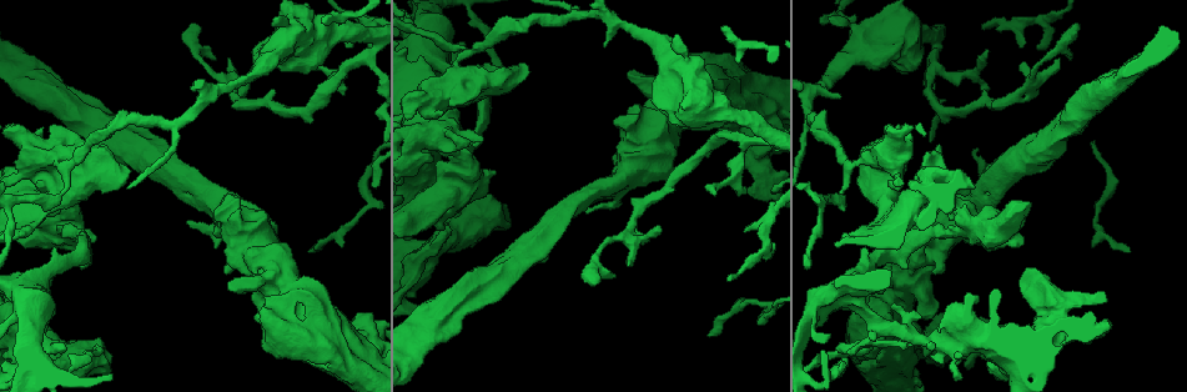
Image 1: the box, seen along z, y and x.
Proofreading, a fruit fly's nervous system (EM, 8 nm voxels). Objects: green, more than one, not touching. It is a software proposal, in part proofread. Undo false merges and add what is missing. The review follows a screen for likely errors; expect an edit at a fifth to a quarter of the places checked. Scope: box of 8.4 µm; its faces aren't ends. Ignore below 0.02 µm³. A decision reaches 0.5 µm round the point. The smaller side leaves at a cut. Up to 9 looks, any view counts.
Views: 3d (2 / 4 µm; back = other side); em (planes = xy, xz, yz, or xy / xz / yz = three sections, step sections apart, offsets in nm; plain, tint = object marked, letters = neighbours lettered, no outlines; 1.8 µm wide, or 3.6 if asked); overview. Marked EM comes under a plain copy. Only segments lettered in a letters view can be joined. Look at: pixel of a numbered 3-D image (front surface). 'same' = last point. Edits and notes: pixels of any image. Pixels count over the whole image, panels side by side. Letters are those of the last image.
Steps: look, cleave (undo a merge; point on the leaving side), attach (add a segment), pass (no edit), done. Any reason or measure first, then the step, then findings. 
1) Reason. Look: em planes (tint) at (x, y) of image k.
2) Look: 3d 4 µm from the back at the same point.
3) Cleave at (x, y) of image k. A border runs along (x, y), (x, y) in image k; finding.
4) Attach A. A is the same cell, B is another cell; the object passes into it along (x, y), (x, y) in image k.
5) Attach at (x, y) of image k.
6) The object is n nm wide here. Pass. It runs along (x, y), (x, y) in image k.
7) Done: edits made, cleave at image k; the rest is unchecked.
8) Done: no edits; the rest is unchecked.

Thin end. Look: 3d 2 µm at (746, 191) of image 1.

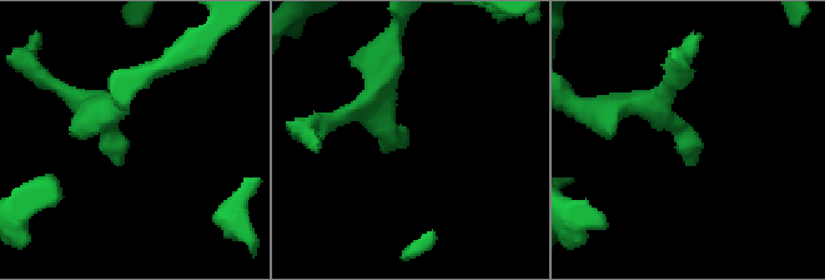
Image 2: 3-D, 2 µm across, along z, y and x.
Look: em xy step 8 (tint) at (404, 142) of image 2.

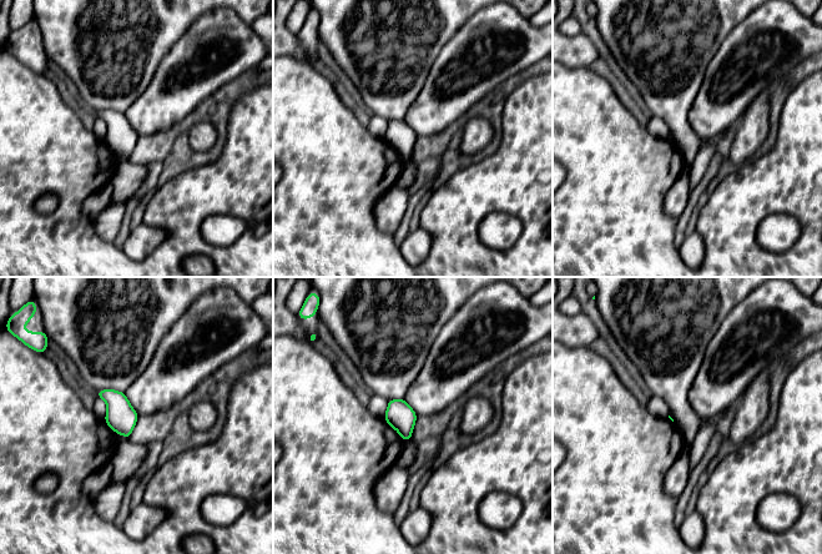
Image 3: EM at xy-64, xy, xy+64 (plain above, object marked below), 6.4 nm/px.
Look: em yz step 16 (letters) at the same point.

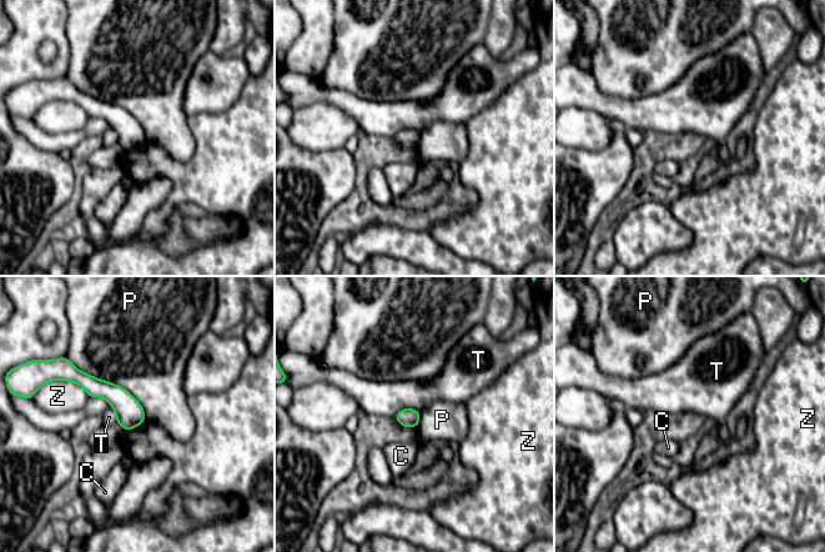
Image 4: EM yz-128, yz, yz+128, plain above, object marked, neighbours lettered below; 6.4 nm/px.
The object is 130 nm wide here; the longest contact is with P, 600 nm. Pass. C, P, T and Z are other cells; none of them fits.

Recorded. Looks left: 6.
Two arms at a narrow angle. Look: em 3.6 µm yz step 8 (tint) at (40, 209) of image 1.

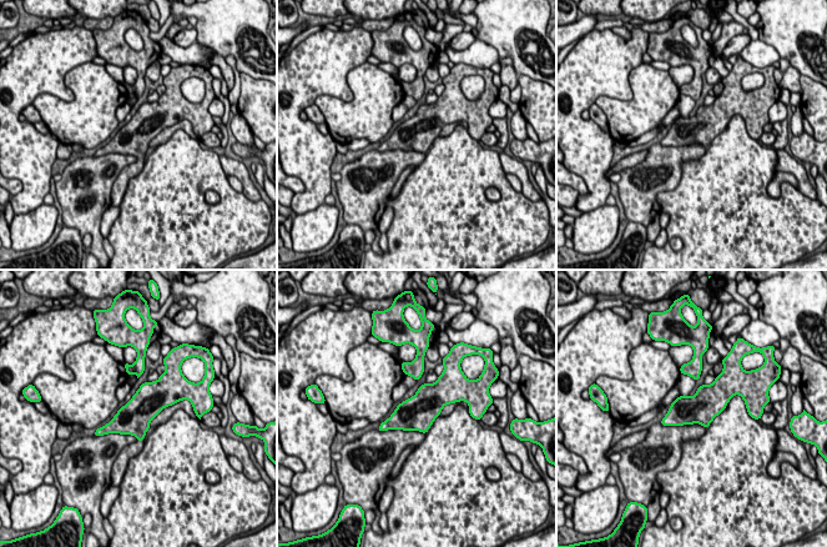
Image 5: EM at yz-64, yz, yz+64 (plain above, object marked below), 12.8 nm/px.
Look: em 3.6 µm yz step 8 (letters) at the same point.

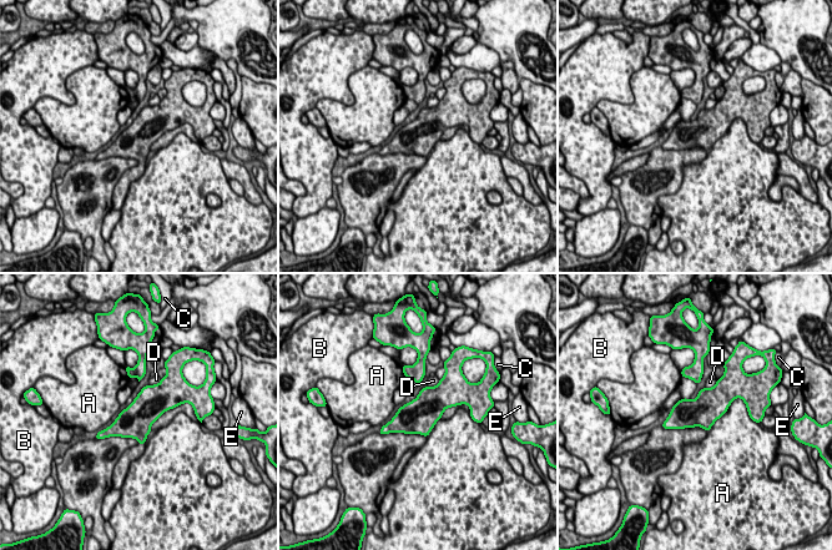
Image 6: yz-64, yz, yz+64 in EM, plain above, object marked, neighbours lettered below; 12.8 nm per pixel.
Pass. A, B, C, D and E are other cells; a border runs along (737, 397), (706, 430) in image 6; all the same neuron.

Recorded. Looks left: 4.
Look: em yz step 8 (tint) at (879, 327) of image 1.

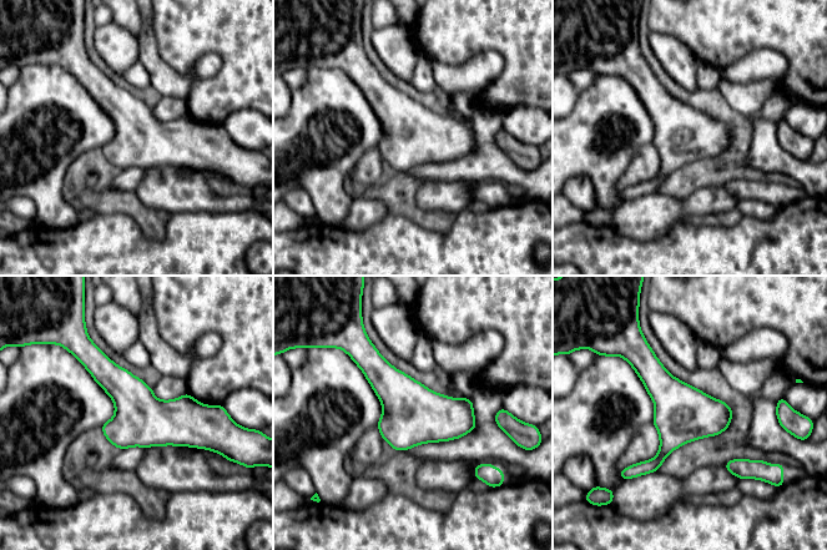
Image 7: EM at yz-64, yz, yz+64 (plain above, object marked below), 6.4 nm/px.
Another direction. Look: em planes (letters) at the same point.

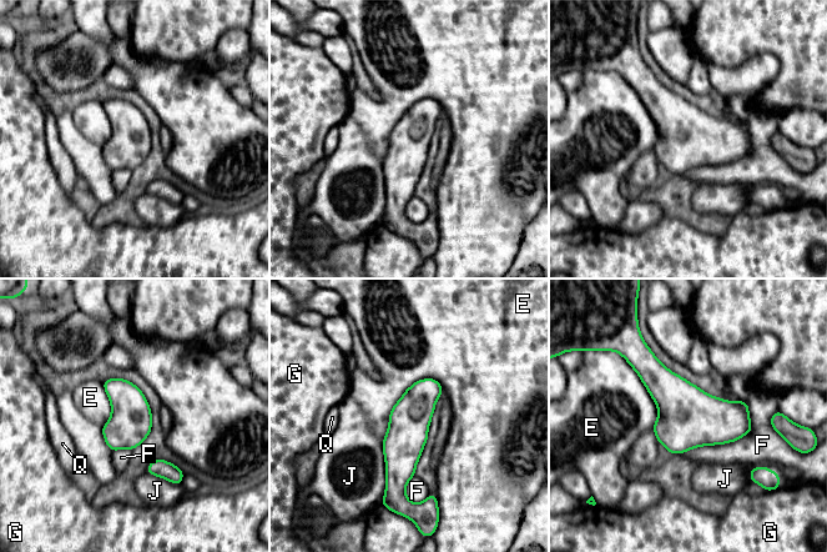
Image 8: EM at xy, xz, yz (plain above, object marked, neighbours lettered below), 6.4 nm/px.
The object is 260 nm wide here. Pass. E, F, G, J and Q are other cells; it runs along (430, 381), (408, 422), (396, 492) in image 8; all the same neuron.

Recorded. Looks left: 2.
Branch stops here. Look: 3d 4 µm at (740, 62) of image 1.

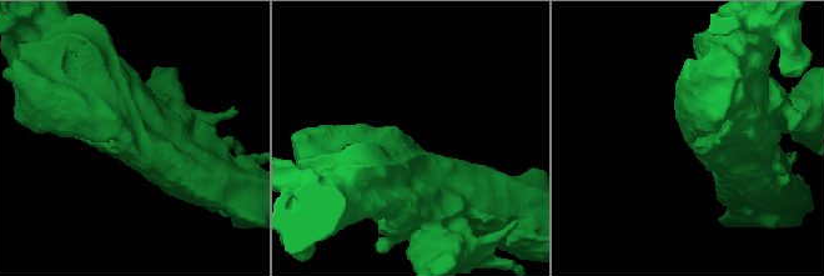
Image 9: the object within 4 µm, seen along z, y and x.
Shape alone is not enough. Look: em 3.6 µm planes (letters) at (685, 137) of image 9.

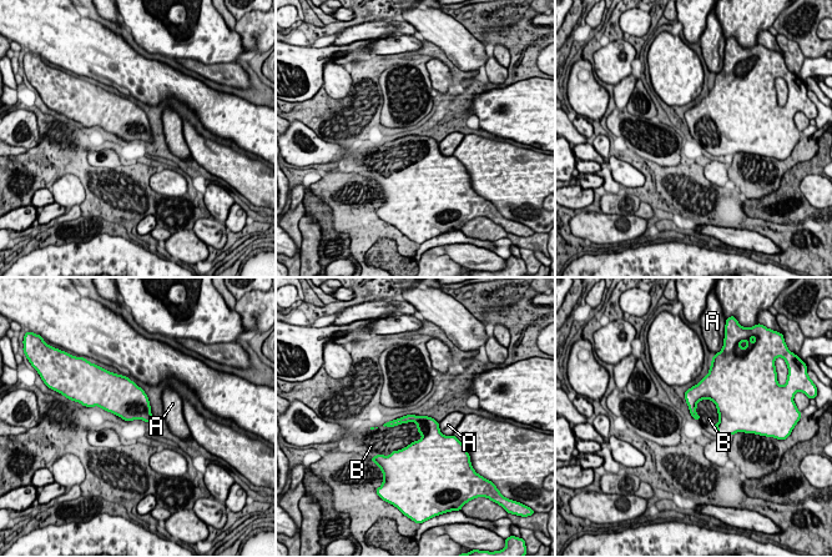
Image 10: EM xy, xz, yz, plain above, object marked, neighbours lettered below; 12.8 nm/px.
Attach B. B is the same cell, A is another cell; the object passes into it along (427, 426), (408, 421), (411, 427) in image 10; it goes on there.

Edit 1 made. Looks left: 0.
Done: edits made, attach at image 10; the rest is unchecked.

